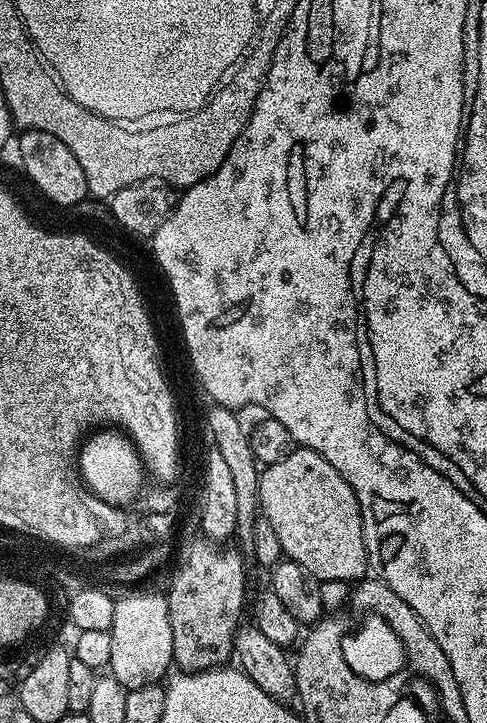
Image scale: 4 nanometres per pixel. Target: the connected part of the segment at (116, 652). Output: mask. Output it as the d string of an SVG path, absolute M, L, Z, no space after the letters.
M140 592L137 596L119 597L114 606L114 622L110 631L112 637L108 668L111 676L118 678L124 688L159 684L169 675L174 664L174 638L170 634L167 595L155 596L152 592Z

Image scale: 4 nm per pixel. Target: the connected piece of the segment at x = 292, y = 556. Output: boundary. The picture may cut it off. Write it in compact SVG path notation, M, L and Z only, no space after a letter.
M293 447L282 462L267 465L259 477L259 511L274 526L287 559L306 566L319 581L365 579L369 567L360 503L346 478L322 454Z

